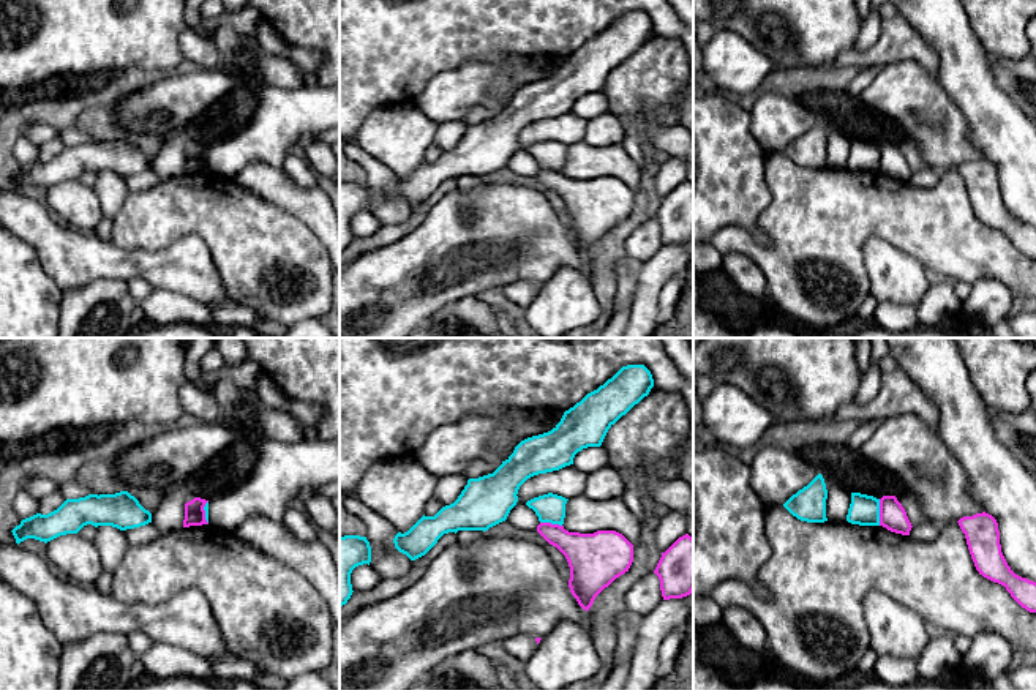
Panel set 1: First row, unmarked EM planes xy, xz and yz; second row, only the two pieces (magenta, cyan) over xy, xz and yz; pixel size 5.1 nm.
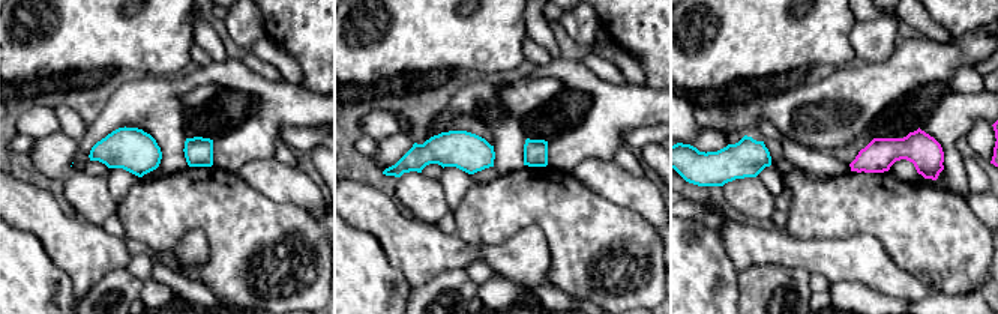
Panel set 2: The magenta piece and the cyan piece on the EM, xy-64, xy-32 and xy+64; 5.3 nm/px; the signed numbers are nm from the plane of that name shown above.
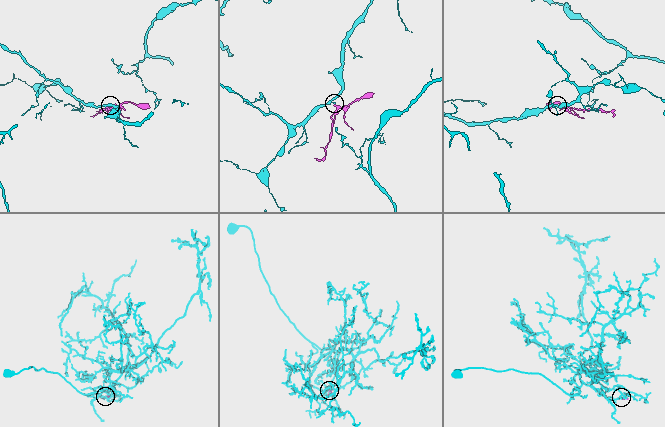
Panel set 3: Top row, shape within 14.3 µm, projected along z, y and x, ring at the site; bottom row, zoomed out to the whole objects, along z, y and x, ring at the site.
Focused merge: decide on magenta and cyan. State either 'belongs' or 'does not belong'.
does not belong

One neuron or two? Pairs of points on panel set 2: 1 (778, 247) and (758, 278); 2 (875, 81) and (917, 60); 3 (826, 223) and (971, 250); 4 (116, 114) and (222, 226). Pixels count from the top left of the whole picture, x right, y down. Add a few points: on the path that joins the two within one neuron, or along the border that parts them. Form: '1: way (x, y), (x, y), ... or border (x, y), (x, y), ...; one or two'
1: border (802, 269), (778, 265), (752, 265), (737, 272); two
2: way (886, 81), (896, 78), (907, 69); one
3: way (862, 220), (913, 220), (935, 236); one
4: border (188, 166), (167, 175); two

